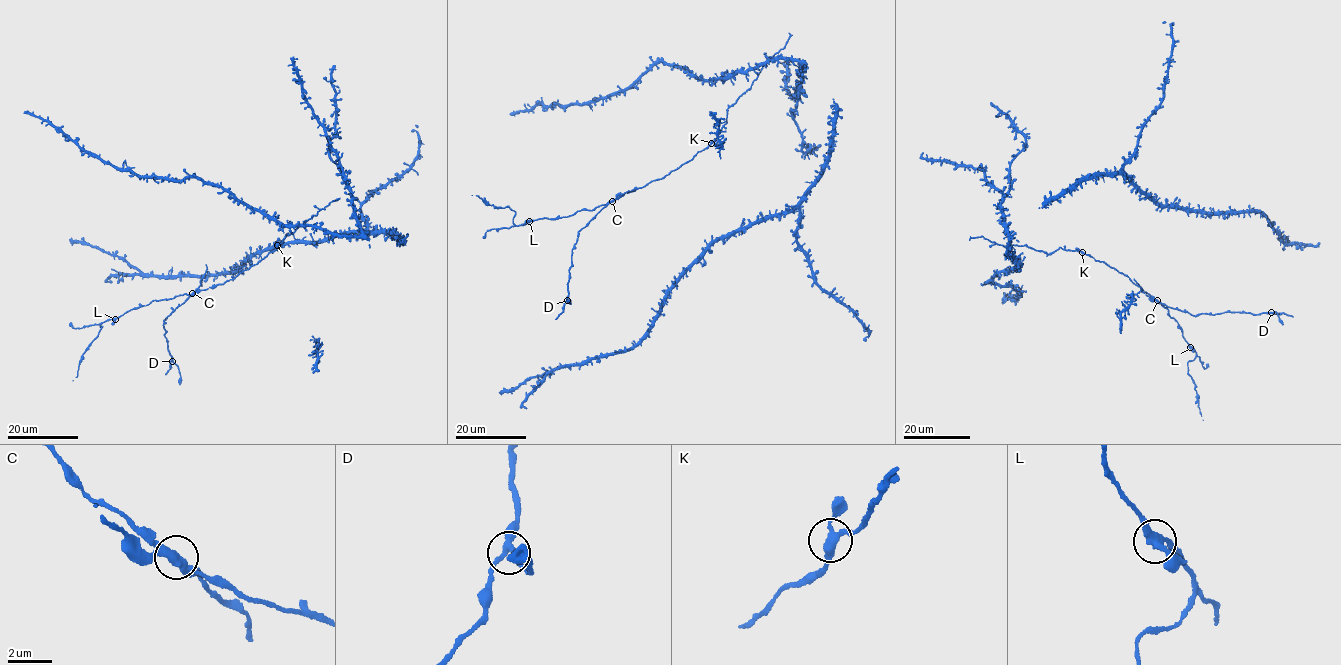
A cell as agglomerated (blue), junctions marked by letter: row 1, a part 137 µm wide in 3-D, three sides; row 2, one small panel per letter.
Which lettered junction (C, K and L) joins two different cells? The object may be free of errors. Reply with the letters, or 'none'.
C

